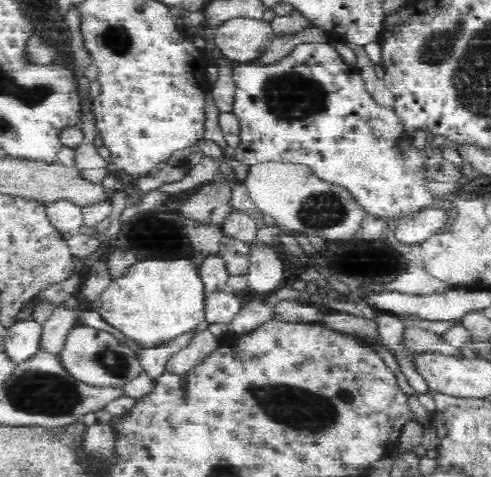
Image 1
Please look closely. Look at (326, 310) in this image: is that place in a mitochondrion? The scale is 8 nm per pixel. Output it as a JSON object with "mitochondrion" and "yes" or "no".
{"mitochondrion":"no"}

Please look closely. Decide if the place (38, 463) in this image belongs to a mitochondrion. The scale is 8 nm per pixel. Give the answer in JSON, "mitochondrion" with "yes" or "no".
{"mitochondrion":"no"}

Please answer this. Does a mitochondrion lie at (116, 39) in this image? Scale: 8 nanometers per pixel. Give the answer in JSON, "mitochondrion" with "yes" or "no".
{"mitochondrion":"yes"}

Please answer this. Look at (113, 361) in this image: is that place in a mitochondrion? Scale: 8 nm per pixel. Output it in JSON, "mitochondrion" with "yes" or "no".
{"mitochondrion":"yes"}

